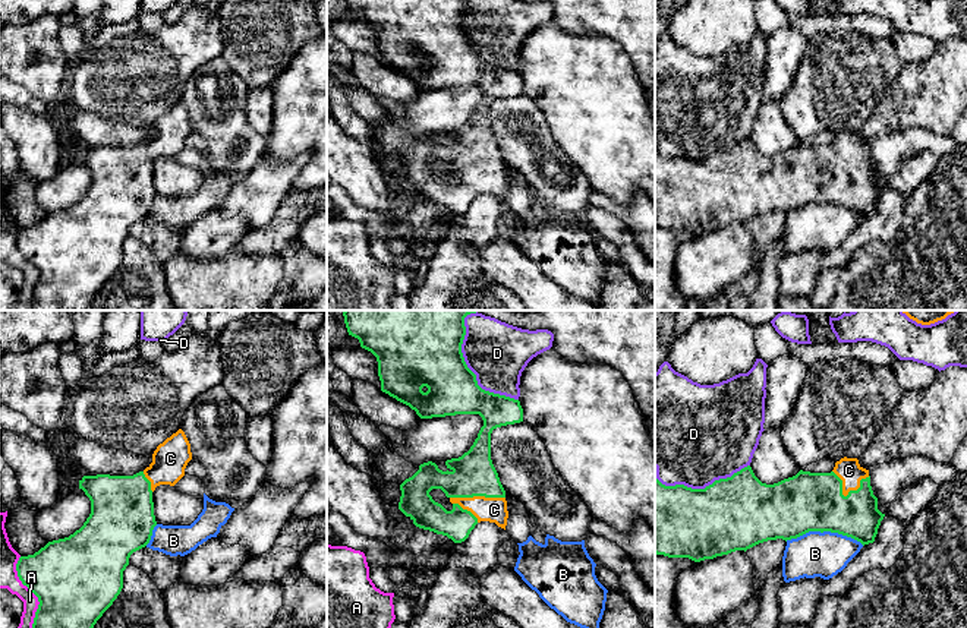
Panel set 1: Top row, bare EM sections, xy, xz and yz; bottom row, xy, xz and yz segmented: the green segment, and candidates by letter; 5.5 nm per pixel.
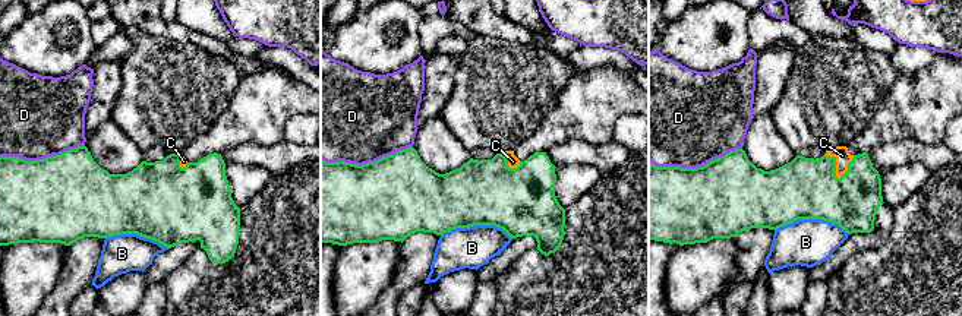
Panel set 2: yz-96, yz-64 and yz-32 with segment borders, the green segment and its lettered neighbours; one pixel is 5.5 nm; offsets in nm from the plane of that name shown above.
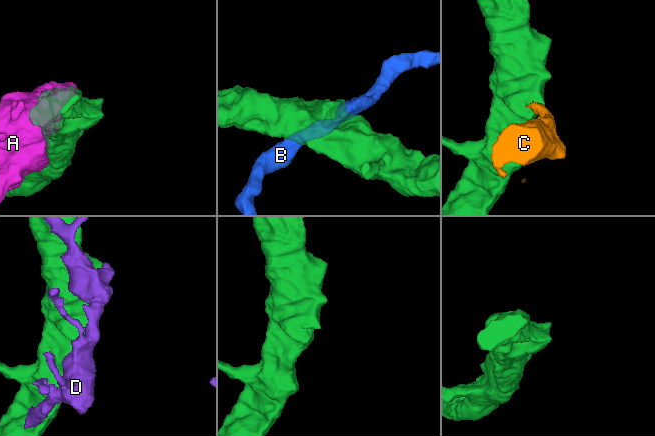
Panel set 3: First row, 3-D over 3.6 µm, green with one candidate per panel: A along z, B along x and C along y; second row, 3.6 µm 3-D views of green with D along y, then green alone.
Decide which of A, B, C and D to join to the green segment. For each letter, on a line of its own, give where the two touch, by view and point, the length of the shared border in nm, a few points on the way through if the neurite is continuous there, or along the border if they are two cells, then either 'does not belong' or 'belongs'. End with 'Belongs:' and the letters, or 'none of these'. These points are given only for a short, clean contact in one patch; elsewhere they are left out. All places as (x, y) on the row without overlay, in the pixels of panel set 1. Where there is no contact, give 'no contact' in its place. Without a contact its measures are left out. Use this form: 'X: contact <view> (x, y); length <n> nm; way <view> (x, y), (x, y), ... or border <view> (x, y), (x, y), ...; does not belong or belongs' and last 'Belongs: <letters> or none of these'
A: contact xy (37, 268); length 460 nm; does not belong
B: contact yz (825, 202); length 440 nm; does not belong
C: contact yz (849, 166); length 220 nm; way yz (805, 174), (840, 174), (849, 166), (849, 142); belongs
D: contact xz (475, 49); length 500 nm; does not belong
Belongs: C

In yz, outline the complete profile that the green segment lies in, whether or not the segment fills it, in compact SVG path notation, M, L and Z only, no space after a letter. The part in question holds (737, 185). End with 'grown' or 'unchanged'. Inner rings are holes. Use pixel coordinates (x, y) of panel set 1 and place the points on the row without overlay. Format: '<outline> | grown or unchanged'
M841 130L831 145L800 142L774 157L762 155L750 138L705 161L665 158L655 151L655 225L668 230L700 234L736 223L746 224L768 212L787 214L809 203L838 205L864 218L875 214L883 189L878 182L869 142L857 130Z | grown

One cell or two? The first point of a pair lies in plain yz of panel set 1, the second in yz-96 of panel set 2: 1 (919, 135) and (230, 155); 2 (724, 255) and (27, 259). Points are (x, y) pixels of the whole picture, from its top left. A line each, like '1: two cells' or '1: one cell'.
1: one cell
2: one cell

